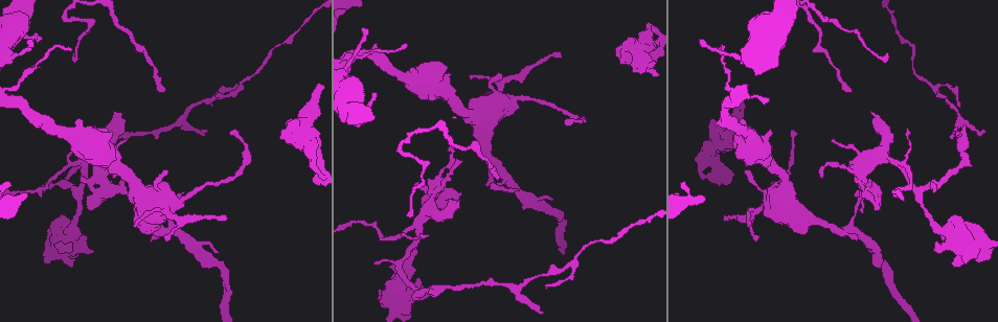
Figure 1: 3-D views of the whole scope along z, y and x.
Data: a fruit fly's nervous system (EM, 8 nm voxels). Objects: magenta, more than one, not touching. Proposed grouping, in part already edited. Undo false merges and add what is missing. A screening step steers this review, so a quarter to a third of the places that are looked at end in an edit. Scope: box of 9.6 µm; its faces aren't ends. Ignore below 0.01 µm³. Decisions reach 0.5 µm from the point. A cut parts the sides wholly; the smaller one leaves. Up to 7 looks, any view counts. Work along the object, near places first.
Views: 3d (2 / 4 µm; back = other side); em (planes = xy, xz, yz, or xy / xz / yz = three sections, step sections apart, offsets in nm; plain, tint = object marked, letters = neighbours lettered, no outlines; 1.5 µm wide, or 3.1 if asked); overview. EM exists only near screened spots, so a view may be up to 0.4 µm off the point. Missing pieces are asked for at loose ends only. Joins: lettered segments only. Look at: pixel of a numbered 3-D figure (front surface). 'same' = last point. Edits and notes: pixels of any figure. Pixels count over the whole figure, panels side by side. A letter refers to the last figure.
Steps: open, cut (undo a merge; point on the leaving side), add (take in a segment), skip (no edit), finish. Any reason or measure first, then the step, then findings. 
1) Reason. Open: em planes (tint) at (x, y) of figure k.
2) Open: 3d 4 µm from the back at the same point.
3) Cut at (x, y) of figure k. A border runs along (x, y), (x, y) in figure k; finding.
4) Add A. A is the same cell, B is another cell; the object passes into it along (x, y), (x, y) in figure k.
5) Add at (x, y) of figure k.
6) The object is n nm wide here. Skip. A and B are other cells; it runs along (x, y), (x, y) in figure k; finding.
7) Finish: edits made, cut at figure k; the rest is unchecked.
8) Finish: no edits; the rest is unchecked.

Free end. Open: em planes (letters) at (877, 209) of figure 1.

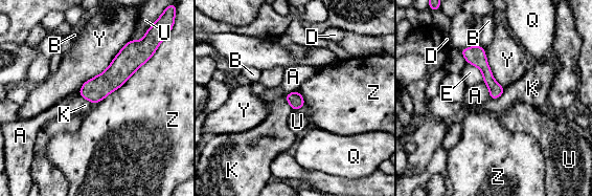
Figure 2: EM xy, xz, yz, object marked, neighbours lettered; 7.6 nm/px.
Skip. A, B, D, E, K, Q, U, Y and Z are other cells; it runs along (134, 49), (99, 87), (82, 92) in figure 2; no lettered segment goes on from it.

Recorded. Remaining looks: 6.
Branch stops here. Open: em planes (letters) at (872, 113) of figure 1.

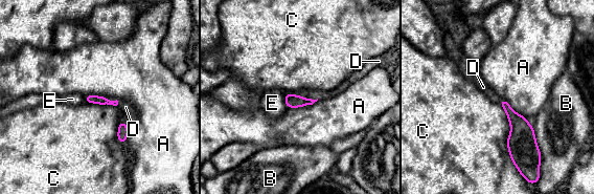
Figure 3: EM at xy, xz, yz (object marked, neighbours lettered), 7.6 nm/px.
Add D. D is the same cell, A, B, C and E are other cells; the object passes into it along (88, 99), (114, 101), (126, 107) in figure 3; the cell continues.

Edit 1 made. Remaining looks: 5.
Stops while still wide. Open: 3d 4 µm at (805, 233) of figure 1.

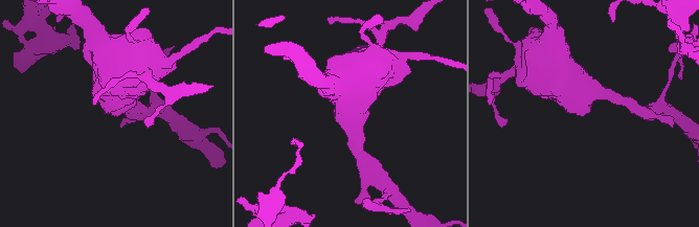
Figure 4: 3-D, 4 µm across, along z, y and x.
Shape alone is not enough. Open: em xz step 8 (tint) at (582, 116) of figure 4.

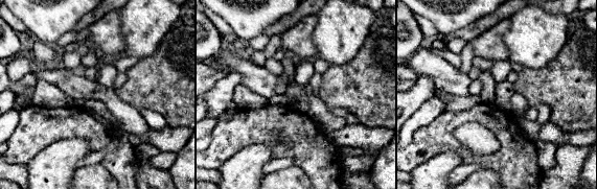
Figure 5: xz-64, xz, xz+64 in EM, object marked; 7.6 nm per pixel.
Cut it another way. Open: em planes (letters) at the same point.

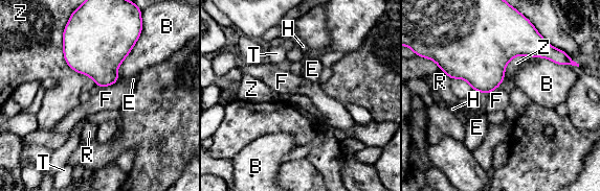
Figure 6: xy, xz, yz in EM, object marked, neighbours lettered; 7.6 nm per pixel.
Skip. B, E, F, H, R, T and Z are other cells; no lettered segment goes on from it.

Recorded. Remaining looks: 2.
Finish: edits made, add at figure 3; the rest is unchecked.

